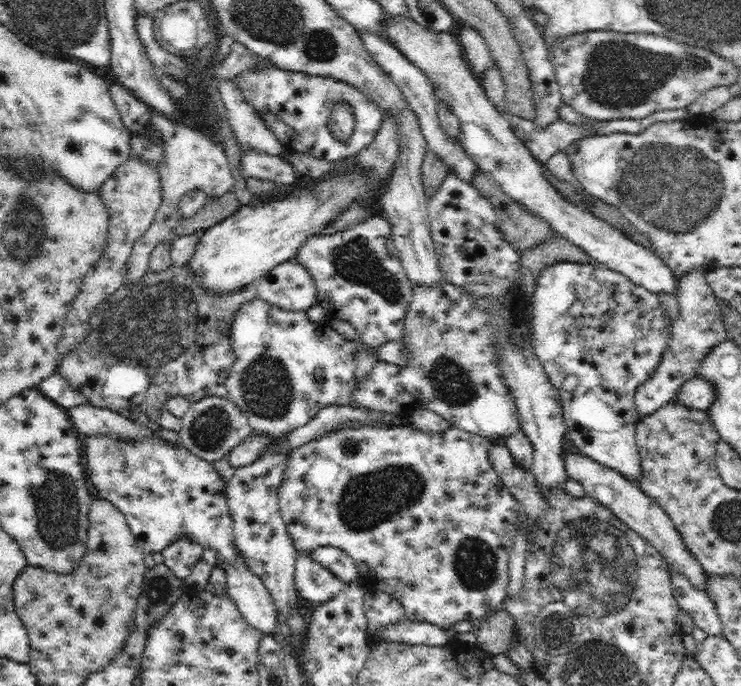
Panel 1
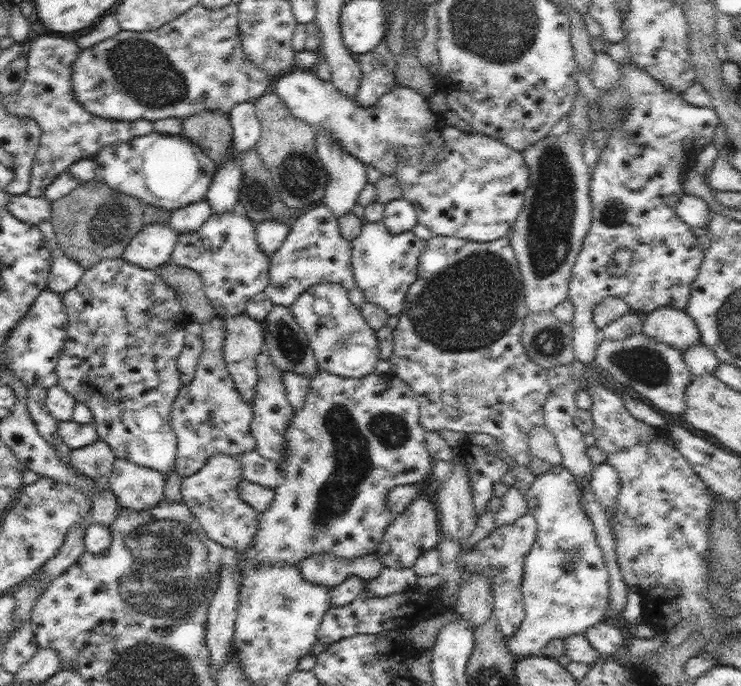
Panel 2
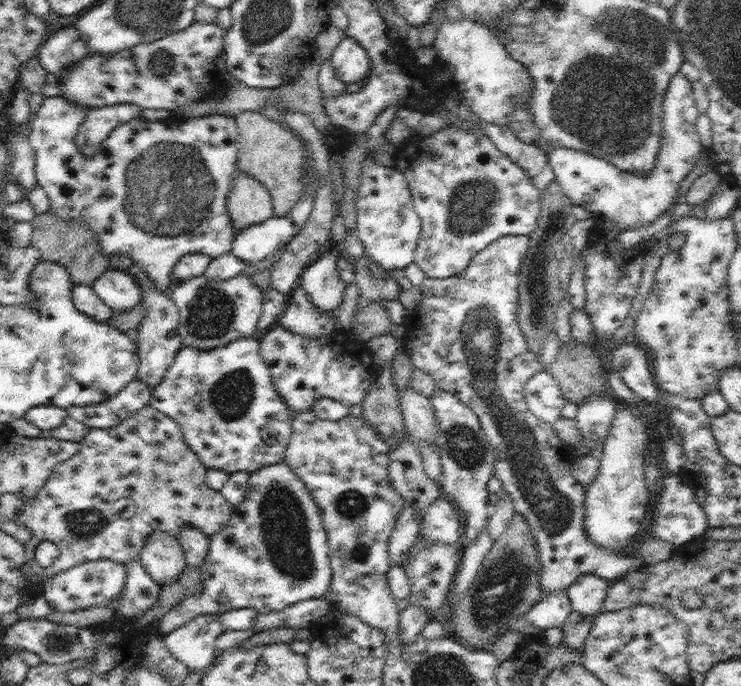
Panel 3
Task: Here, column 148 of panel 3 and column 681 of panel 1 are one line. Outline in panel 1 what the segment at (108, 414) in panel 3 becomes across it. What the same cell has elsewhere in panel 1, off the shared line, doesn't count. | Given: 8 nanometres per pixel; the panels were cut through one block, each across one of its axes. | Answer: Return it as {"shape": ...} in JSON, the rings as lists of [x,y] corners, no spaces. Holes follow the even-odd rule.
{"shape":[[[695,377],[681,386],[676,394],[676,403],[691,410],[708,411],[715,402],[717,392],[704,378]]]}

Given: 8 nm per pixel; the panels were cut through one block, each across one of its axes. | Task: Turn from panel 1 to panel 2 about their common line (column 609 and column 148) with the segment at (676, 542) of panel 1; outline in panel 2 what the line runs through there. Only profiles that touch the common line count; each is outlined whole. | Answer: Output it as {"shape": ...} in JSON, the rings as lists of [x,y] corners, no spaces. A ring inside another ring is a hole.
{"shape":[[[119,458],[114,461],[114,466],[106,477],[123,508],[149,510],[159,506],[165,498],[165,478],[156,469]]]}

